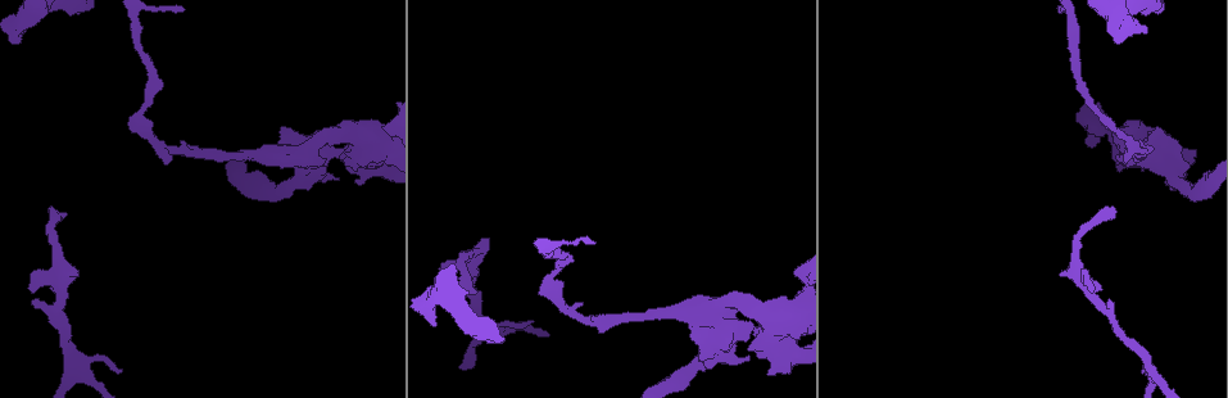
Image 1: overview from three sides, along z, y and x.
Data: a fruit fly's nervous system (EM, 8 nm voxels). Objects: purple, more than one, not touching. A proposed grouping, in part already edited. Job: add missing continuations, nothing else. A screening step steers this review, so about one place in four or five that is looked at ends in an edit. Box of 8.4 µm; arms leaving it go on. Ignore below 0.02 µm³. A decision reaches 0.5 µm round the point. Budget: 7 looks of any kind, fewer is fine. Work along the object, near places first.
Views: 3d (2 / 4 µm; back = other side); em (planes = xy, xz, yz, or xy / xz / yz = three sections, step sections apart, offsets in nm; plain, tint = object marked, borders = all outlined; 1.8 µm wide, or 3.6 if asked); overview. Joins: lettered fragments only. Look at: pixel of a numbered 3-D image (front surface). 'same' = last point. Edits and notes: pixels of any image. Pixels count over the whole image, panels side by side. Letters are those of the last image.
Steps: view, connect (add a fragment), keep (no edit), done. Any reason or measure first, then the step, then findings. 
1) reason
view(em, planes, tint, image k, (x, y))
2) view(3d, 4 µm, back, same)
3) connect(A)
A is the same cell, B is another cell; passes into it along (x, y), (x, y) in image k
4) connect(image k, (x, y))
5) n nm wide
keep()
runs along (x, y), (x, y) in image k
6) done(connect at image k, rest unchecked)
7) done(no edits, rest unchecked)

an open end
view(3d, 4 µm, image 1, (1113, 215))

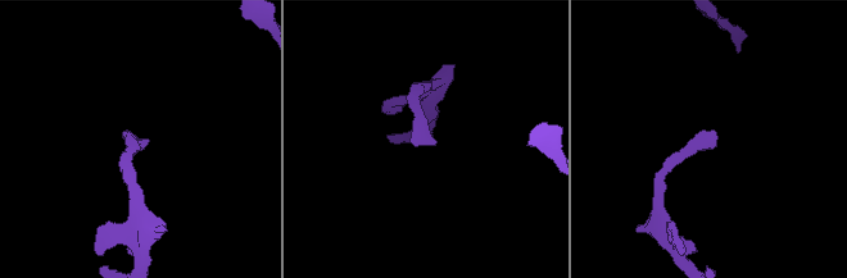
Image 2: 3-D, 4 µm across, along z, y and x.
view(em, planes, tint, image 2, (430, 143))

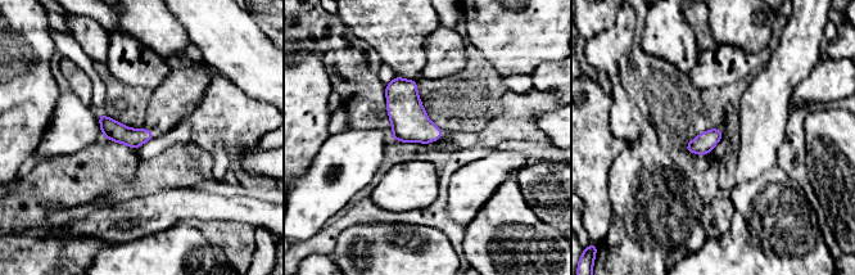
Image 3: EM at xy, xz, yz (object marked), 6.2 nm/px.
view(em, planes, borders, same)

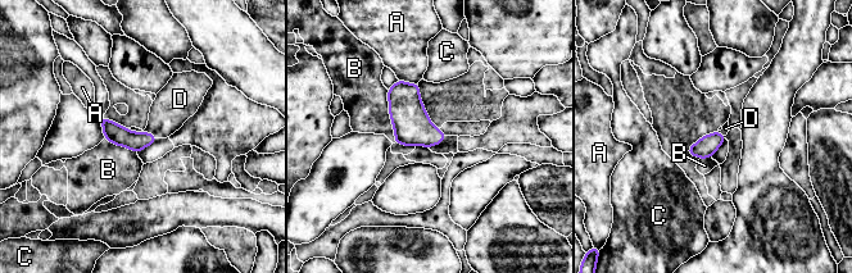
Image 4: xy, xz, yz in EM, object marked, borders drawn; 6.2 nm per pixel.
130 nm wide
connect(D)
D is the same cell, A, B and C are other cells; passes into it along (116, 133), (150, 133), (175, 103) in image 4; the neuron continues

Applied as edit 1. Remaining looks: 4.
see it whole again
view(overview)

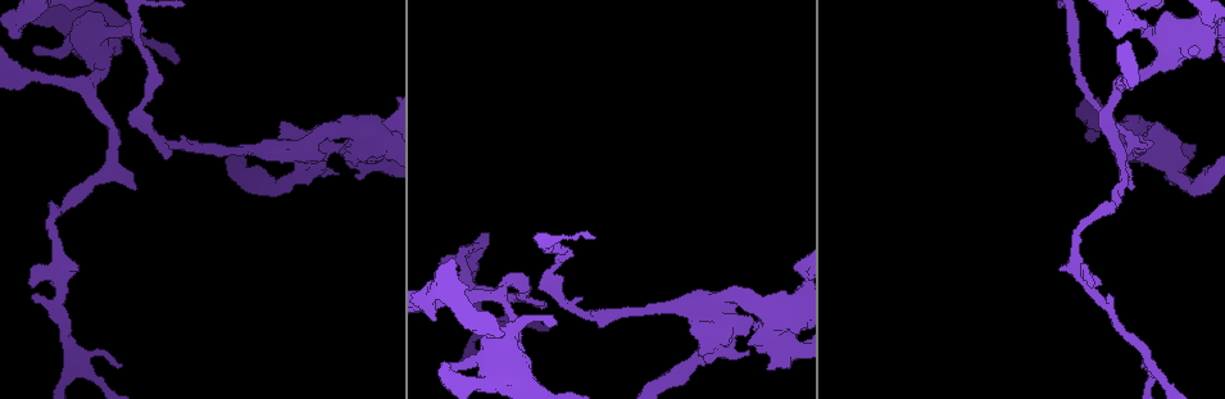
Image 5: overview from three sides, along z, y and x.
branch stops here
view(em, planes, borders, image 5, (1144, 22))

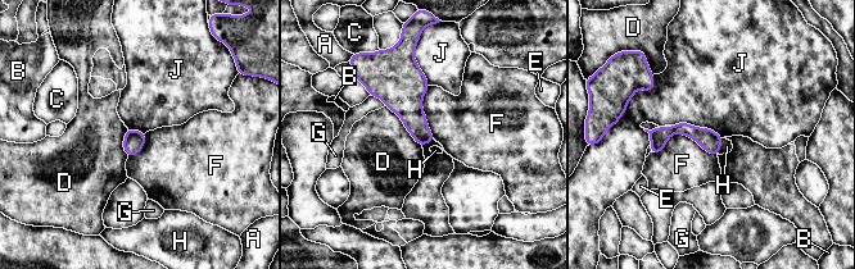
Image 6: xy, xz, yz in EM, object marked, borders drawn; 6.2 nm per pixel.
130 nm wide
keep()
A, B, C, D, E, F, G, H and J are other cells; border along (672, 124), (708, 127), (723, 137) in image 6; none of them fits

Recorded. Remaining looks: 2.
done(connect at image 4, rest unchecked)

